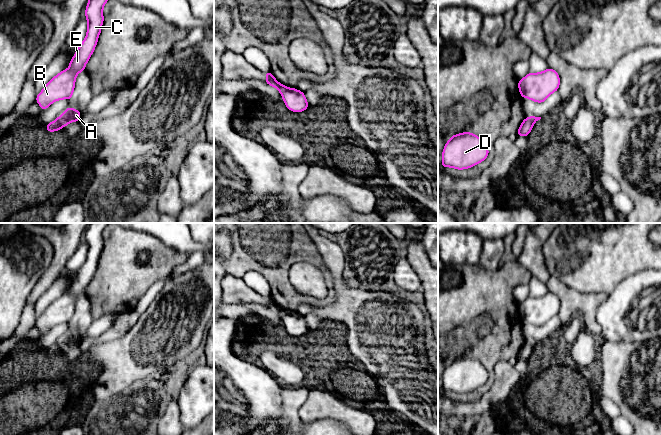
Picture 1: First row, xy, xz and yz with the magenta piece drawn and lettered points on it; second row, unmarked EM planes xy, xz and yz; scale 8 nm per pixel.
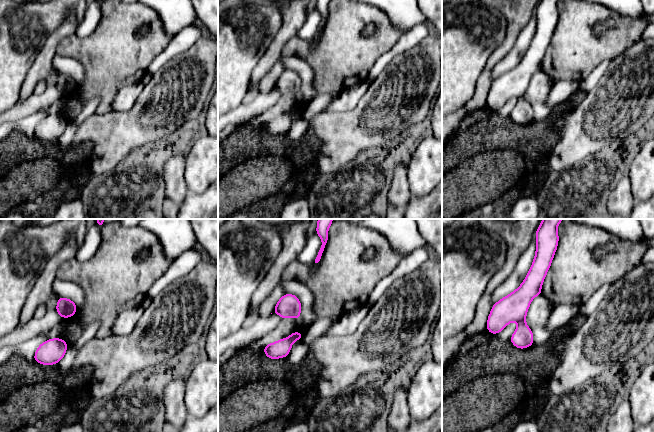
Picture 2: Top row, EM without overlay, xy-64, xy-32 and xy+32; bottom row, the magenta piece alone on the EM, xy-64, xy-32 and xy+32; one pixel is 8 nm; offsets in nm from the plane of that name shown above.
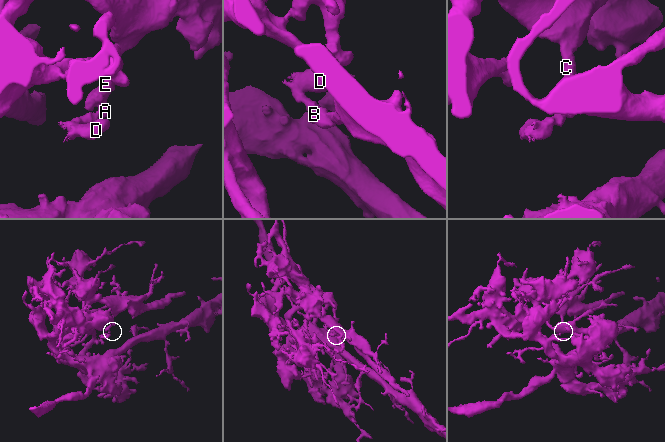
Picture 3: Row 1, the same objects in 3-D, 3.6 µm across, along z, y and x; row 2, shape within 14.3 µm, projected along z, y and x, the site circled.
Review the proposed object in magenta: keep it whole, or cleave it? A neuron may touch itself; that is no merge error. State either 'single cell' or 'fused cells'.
fused cells

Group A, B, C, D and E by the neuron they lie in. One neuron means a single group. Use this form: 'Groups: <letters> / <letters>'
Groups: A B C E / D

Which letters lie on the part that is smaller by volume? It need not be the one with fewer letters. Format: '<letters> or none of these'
D

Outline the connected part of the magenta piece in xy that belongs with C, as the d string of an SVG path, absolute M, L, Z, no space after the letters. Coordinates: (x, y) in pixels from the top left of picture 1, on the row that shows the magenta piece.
M89 0L85 10L88 21L87 34L77 48L75 55L69 62L69 69L62 70L54 76L37 94L36 101L42 111L46 110L53 102L61 99L71 100L75 88L76 75L85 72L86 63L89 61L98 42L103 25L103 7L108 0Z

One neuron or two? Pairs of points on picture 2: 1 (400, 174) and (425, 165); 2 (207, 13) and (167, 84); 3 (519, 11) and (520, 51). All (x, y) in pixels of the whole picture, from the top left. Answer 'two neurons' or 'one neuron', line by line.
1: two neurons
2: two neurons
3: two neurons

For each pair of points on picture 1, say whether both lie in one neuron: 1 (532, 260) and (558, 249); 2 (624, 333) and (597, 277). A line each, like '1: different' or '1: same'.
1: different
2: different

